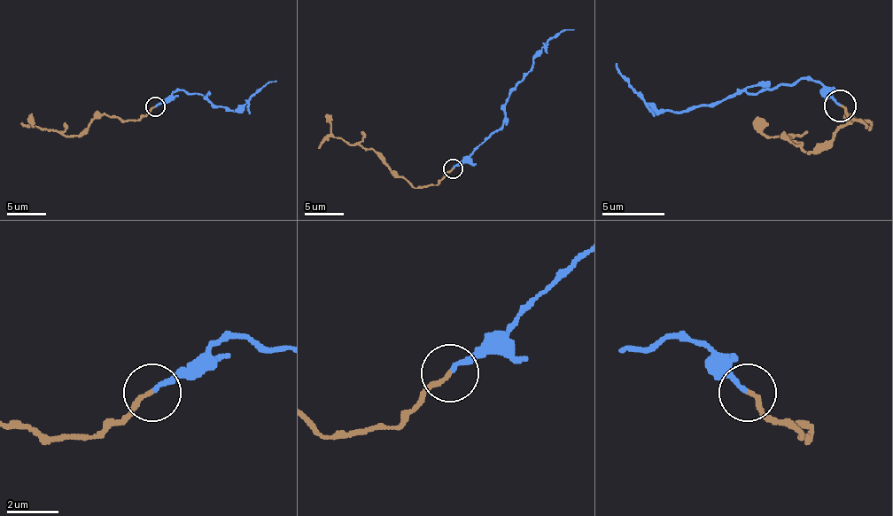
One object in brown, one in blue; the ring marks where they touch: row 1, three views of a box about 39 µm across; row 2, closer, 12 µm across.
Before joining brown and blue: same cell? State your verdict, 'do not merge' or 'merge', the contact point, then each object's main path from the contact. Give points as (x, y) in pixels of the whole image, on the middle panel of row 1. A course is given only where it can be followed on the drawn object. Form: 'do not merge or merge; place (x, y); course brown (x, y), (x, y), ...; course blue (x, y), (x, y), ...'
do not merge; place (453, 168); course brown (452, 168), (437, 184), (413, 188), (374, 152), (336, 137), (328, 116); course blue (454, 168), (496, 130), (504, 118), (504, 103), (510, 91), (531, 68), (535, 54), (561, 31), (574, 29)

